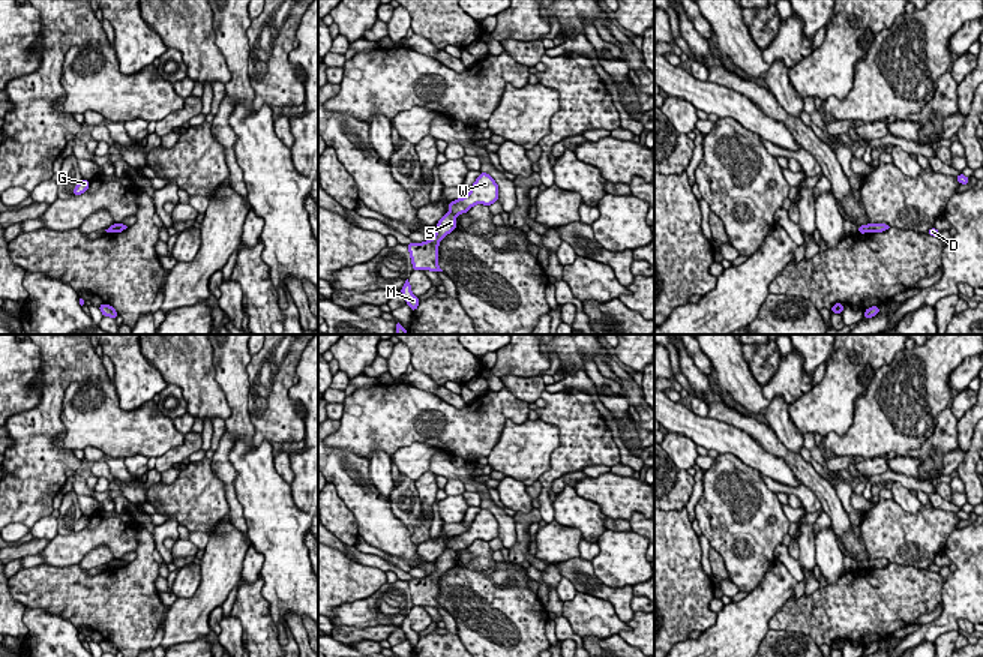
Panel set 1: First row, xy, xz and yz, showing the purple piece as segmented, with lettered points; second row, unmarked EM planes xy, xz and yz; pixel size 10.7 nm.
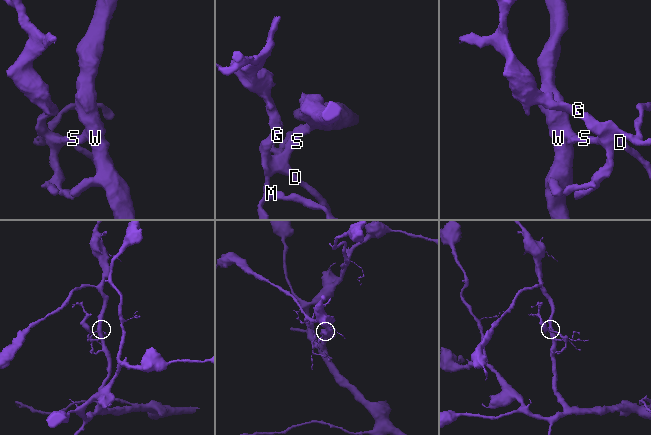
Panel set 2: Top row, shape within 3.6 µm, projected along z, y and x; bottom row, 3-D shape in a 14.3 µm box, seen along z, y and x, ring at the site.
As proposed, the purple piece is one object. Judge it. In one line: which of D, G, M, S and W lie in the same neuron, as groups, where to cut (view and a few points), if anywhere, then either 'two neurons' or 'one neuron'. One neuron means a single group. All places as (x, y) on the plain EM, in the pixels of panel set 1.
D G M S / W | xz (449, 548), (455, 552) | two neurons

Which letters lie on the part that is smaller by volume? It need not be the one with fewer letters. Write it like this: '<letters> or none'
D, G, M, S

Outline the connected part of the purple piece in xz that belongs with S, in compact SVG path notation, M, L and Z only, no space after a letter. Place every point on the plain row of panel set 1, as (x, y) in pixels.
M447 549L443 552L435 564L435 572L431 576L426 576L423 579L410 579L407 580L413 606L431 606L431 608L443 608L438 603L438 580L443 573L446 573L449 568L456 566L456 552L452 549Z

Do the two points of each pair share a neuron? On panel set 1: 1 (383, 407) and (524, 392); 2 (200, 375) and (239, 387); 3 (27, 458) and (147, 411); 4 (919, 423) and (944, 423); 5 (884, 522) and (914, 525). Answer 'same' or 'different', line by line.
1: different
2: different
3: different
4: different
5: same

